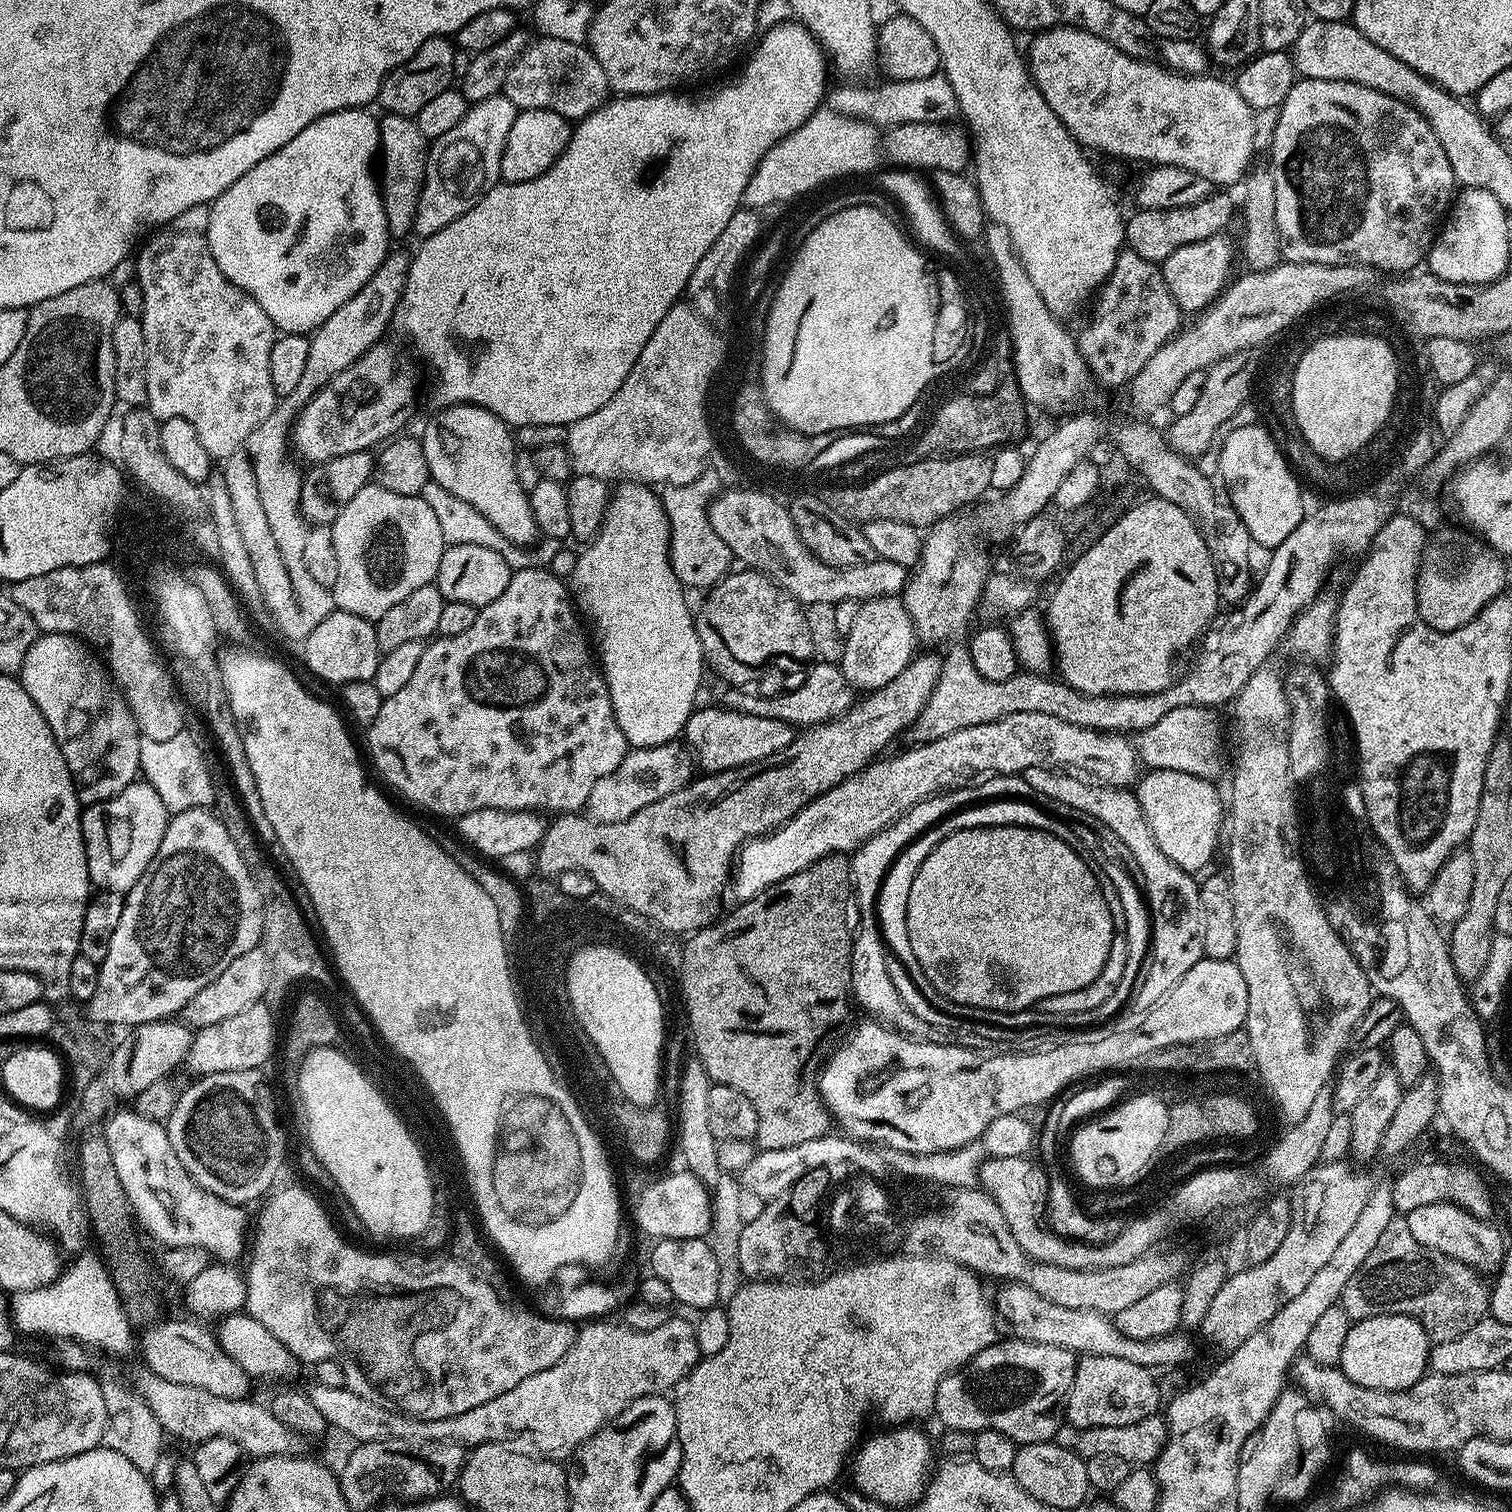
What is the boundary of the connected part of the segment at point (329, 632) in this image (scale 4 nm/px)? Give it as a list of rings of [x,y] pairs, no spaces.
[[[333,610],[329,616],[322,618],[321,624],[310,630],[310,634],[302,641],[302,648],[305,666],[318,679],[337,686],[363,680],[375,681],[378,662],[382,655],[375,623],[366,618],[358,618],[358,614],[339,610]]]

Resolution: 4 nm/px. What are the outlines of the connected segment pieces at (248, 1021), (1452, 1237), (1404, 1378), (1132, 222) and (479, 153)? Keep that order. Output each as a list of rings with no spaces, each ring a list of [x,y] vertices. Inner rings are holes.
[[[257,1011],[239,1012],[234,1018],[226,1018],[214,1026],[199,1029],[193,1035],[192,1048],[188,1052],[186,1068],[196,1072],[192,1074],[207,1074],[210,1072],[229,1072],[230,1070],[246,1070],[247,1068],[263,1069],[264,1063],[277,1051],[278,1040],[272,1037],[268,1029],[269,1017]]]
[[[1457,1204],[1418,1206],[1418,1210],[1406,1213],[1406,1219],[1410,1234],[1414,1234],[1414,1242],[1422,1242],[1422,1246],[1438,1250],[1450,1258],[1458,1258],[1458,1262],[1466,1262],[1481,1274],[1495,1273],[1504,1261],[1506,1241],[1495,1228],[1495,1223],[1479,1220]]]
[[[1390,1314],[1375,1316],[1353,1323],[1352,1329],[1346,1334],[1346,1342],[1342,1345],[1342,1358],[1338,1365],[1350,1378],[1350,1382],[1358,1382],[1358,1386],[1366,1386],[1370,1390],[1406,1390],[1414,1386],[1429,1371],[1428,1354],[1430,1341],[1426,1330],[1419,1322],[1409,1316]]]
[[[1216,190],[1211,196],[1207,196],[1202,202],[1194,202],[1194,206],[1178,206],[1170,210],[1150,210],[1142,208],[1133,211],[1133,216],[1127,217],[1124,226],[1124,239],[1126,241],[1127,251],[1138,254],[1141,258],[1146,258],[1146,262],[1154,262],[1161,265],[1166,258],[1170,258],[1170,254],[1174,254],[1174,250],[1179,250],[1182,246],[1190,246],[1190,242],[1206,242],[1206,238],[1214,238],[1221,235],[1225,231],[1224,227],[1232,220],[1232,215],[1236,216],[1238,212],[1238,204],[1227,196],[1227,191]]]
[[[502,94],[482,98],[469,107],[468,113],[462,122],[458,122],[458,126],[454,126],[454,130],[446,130],[446,134],[431,141],[426,178],[416,211],[414,232],[417,237],[438,234],[438,230],[450,226],[454,218],[462,218],[462,214],[473,208],[476,201],[482,199],[494,185],[501,183],[500,150],[510,134],[510,126],[514,126],[517,111],[514,102]]]

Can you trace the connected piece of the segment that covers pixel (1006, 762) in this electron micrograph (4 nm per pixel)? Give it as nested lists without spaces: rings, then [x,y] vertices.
[[[1037,712],[1010,714],[994,722],[966,726],[966,730],[954,730],[954,734],[946,734],[946,738],[920,742],[912,747],[916,748],[906,749],[901,756],[892,756],[889,760],[877,759],[863,772],[856,773],[848,780],[843,780],[829,792],[815,796],[803,810],[794,814],[794,818],[787,820],[781,828],[774,829],[767,836],[757,836],[756,839],[748,840],[740,845],[739,853],[734,861],[734,871],[730,876],[730,892],[737,896],[735,899],[743,902],[754,898],[770,886],[806,870],[824,856],[855,852],[871,836],[893,824],[905,812],[909,812],[915,804],[927,800],[929,796],[961,788],[975,788],[977,784],[995,776],[1022,774],[1030,766],[1055,766],[1060,770],[1081,768],[1084,772],[1093,772],[1099,783],[1112,790],[1120,790],[1116,788],[1124,788],[1127,784],[1135,785],[1138,780],[1136,746],[1127,735],[1096,732],[1092,728],[1079,728],[1070,722],[1062,722],[1062,718],[1054,718],[1050,714]]]

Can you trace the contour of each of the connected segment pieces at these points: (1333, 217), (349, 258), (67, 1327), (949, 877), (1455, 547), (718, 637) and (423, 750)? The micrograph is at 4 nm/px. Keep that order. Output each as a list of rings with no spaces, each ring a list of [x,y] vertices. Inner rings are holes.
[[[1303,78],[1297,79],[1292,85],[1290,94],[1286,94],[1284,103],[1278,109],[1278,115],[1280,117],[1276,120],[1276,129],[1272,132],[1270,171],[1277,198],[1277,230],[1280,231],[1283,259],[1294,264],[1363,264],[1373,270],[1381,268],[1382,271],[1388,272],[1384,274],[1408,274],[1419,269],[1416,267],[1425,263],[1458,188],[1454,170],[1450,170],[1450,158],[1446,158],[1446,150],[1442,150],[1438,134],[1434,134],[1424,115],[1390,94],[1358,86],[1349,80]]]
[[[347,108],[326,114],[286,146],[274,150],[258,166],[250,166],[234,186],[226,189],[209,210],[206,239],[218,270],[226,274],[274,322],[281,333],[311,334],[338,310],[382,266],[390,251],[386,210],[382,210],[380,185],[374,165],[380,150],[380,121],[364,108]]]
[[[81,1255],[77,1259],[81,1260],[50,1286],[18,1292],[11,1297],[10,1319],[17,1333],[25,1332],[32,1336],[38,1332],[42,1336],[60,1336],[92,1350],[101,1348],[104,1352],[127,1350],[134,1329],[124,1313],[124,1301],[120,1299],[107,1263],[99,1255],[88,1255]]]
[[[1017,824],[958,830],[938,842],[938,846],[926,854],[926,862],[918,866],[918,874],[914,874],[910,899],[906,902],[906,930],[910,930],[910,947],[914,950],[914,958],[918,958],[922,974],[926,974],[938,994],[955,1004],[1001,1014],[1032,1010],[1054,994],[1070,994],[1074,990],[1082,990],[1082,986],[1090,986],[1090,982],[1102,974],[1102,966],[1106,966],[1106,958],[1110,954],[1110,942],[1116,935],[1116,927],[1110,918],[1110,906],[1106,906],[1106,898],[1102,898],[1102,886],[1098,886],[1098,878],[1080,853],[1054,834]]]
[[[1456,528],[1442,529],[1433,540],[1431,537],[1418,565],[1416,609],[1426,622],[1426,626],[1439,632],[1453,632],[1466,626],[1466,622],[1473,620],[1506,588],[1505,561],[1500,553],[1488,547],[1483,539],[1464,532],[1459,532]]]
[[[733,570],[707,593],[708,596],[695,617],[696,633],[702,642],[707,667],[712,668],[732,686],[748,686],[751,680],[760,676],[763,668],[776,664],[779,660],[813,659],[814,645],[811,640],[810,626],[807,624],[805,609],[798,601],[784,591],[776,581],[755,570]]]
[[[544,566],[515,569],[506,590],[502,590],[502,598],[494,598],[494,602],[479,609],[470,630],[465,630],[463,634],[433,639],[425,647],[410,682],[406,682],[406,686],[402,686],[398,694],[384,697],[382,710],[378,710],[378,718],[374,718],[374,722],[367,725],[366,732],[368,732],[368,752],[372,755],[377,770],[384,775],[385,782],[393,784],[410,803],[417,804],[418,807],[425,808],[436,816],[459,818],[474,810],[487,808],[511,812],[543,810],[545,813],[552,812],[551,814],[579,813],[588,803],[590,790],[594,790],[595,784],[601,778],[606,778],[606,774],[618,770],[622,758],[626,758],[626,754],[630,751],[626,734],[622,734],[622,726],[618,726],[614,718],[603,671],[594,659],[589,637],[586,632],[584,637],[580,624],[582,625],[582,620],[574,607],[569,585],[561,577],[555,576]]]

